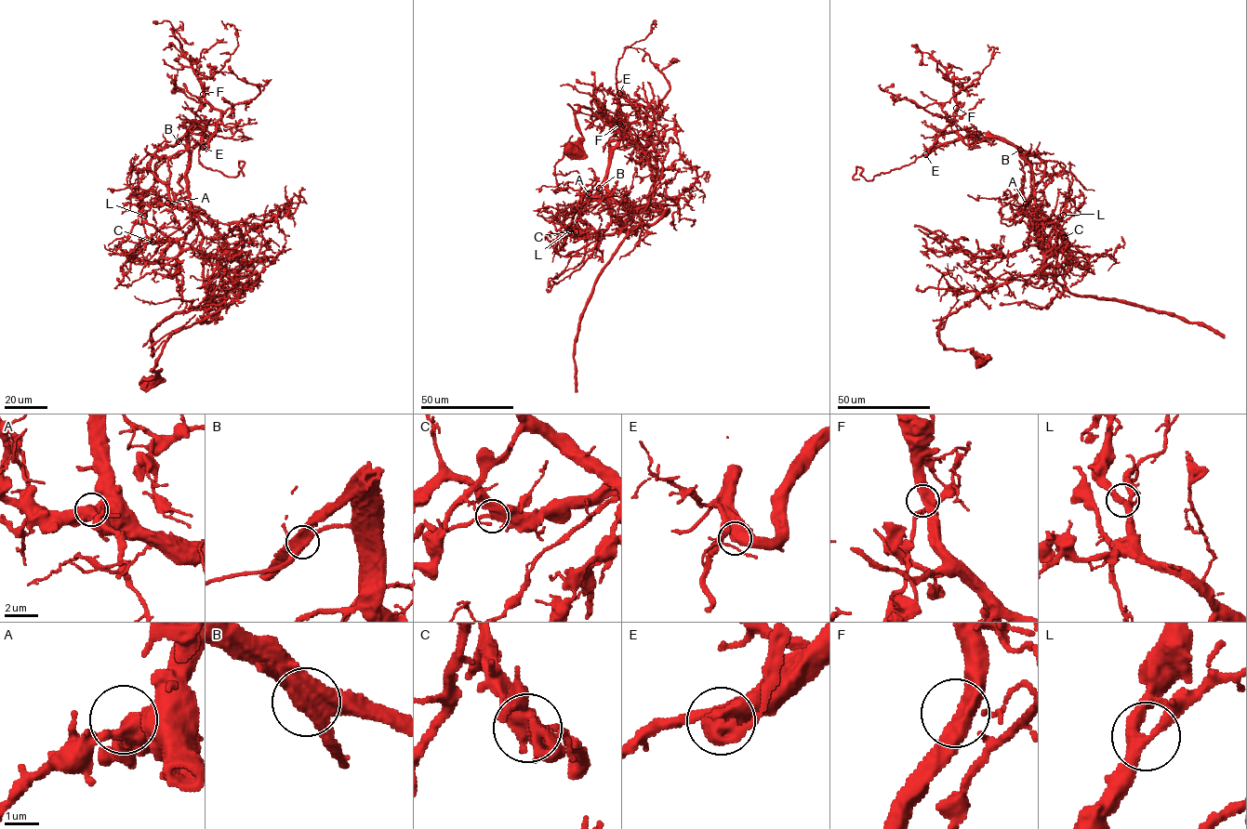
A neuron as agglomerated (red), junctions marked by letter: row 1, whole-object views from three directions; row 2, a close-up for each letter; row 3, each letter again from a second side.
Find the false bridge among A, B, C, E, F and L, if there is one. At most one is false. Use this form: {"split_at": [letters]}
{"split_at": ["B"]}

